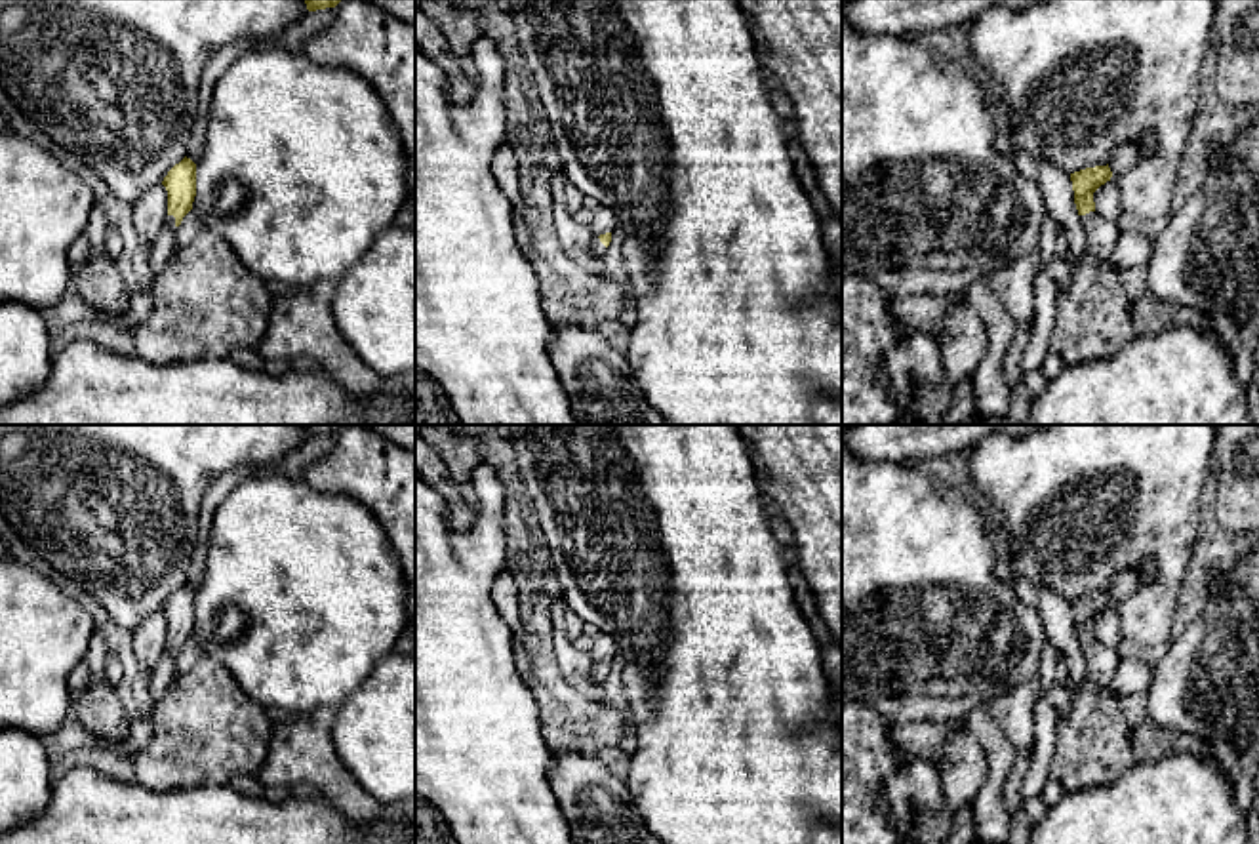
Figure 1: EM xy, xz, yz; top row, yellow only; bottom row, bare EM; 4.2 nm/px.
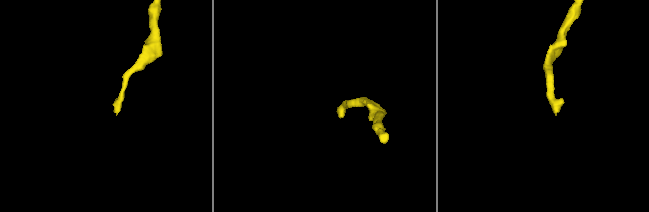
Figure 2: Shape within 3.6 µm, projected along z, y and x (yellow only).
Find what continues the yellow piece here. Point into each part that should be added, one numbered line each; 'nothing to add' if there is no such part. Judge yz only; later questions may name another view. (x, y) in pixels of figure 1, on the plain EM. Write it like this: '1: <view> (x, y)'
1: yz (1126, 583)

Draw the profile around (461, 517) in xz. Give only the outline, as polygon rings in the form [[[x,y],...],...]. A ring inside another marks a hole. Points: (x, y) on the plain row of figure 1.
[[[415,425],[415,471],[438,490],[450,503],[450,526],[459,533],[469,533],[476,520],[476,511],[465,505],[457,484],[453,482],[444,459],[423,440],[425,425]]]

